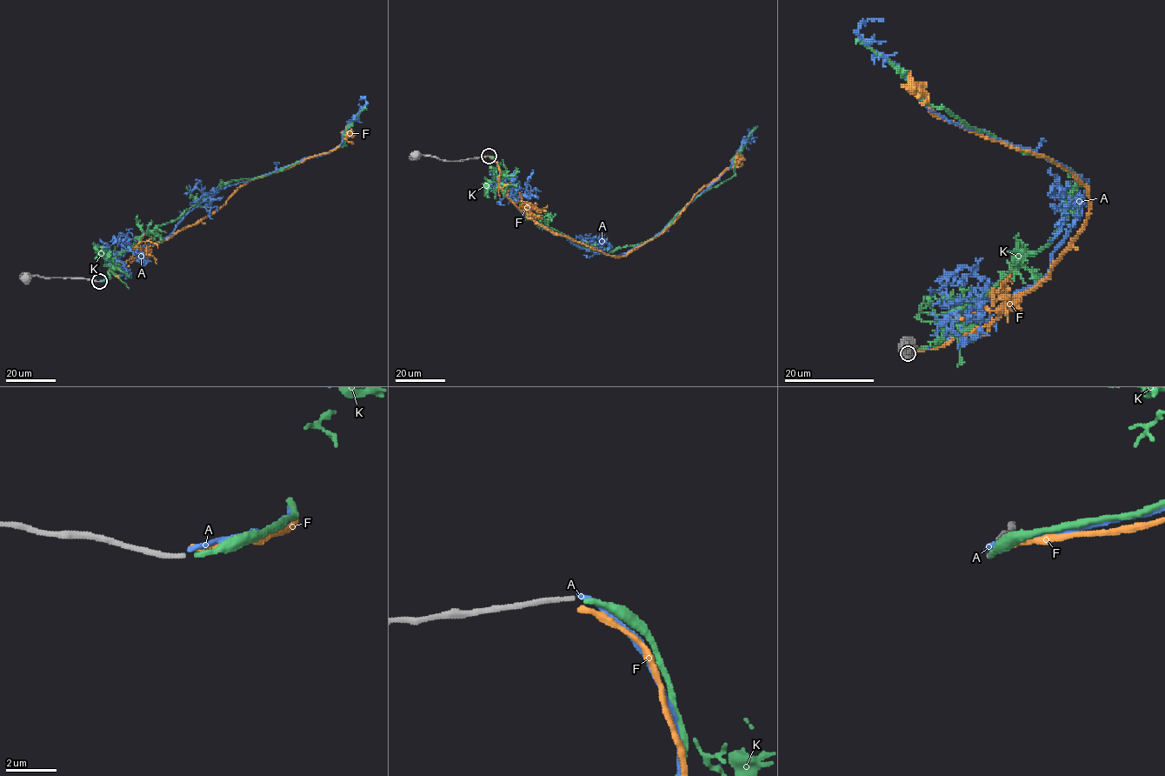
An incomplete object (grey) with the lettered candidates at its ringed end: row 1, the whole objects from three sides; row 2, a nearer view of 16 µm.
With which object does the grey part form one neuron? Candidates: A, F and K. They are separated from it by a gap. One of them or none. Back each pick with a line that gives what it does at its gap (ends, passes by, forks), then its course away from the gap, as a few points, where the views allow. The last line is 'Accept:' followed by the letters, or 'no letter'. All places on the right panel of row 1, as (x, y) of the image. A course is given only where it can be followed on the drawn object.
K: it ends there; it runs (908, 352), (954, 336), (955, 317), (1048, 243), (1064, 224), (1078, 178), (929, 105), (888, 60), (855, 41)
Accept: K

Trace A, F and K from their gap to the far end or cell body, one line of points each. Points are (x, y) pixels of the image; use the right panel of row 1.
A: (908, 352), (939, 345), (996, 299), (1045, 277), (1087, 181), (941, 117), (860, 38), (868, 19), (882, 20)
F: (909, 352), (988, 324), (1046, 276), (1089, 209), (1088, 190), (1061, 165), (940, 118), (924, 93), (920, 103)
K: (908, 352), (954, 336), (955, 317), (1048, 243), (1064, 224), (1078, 178), (929, 105), (888, 60), (855, 41)

